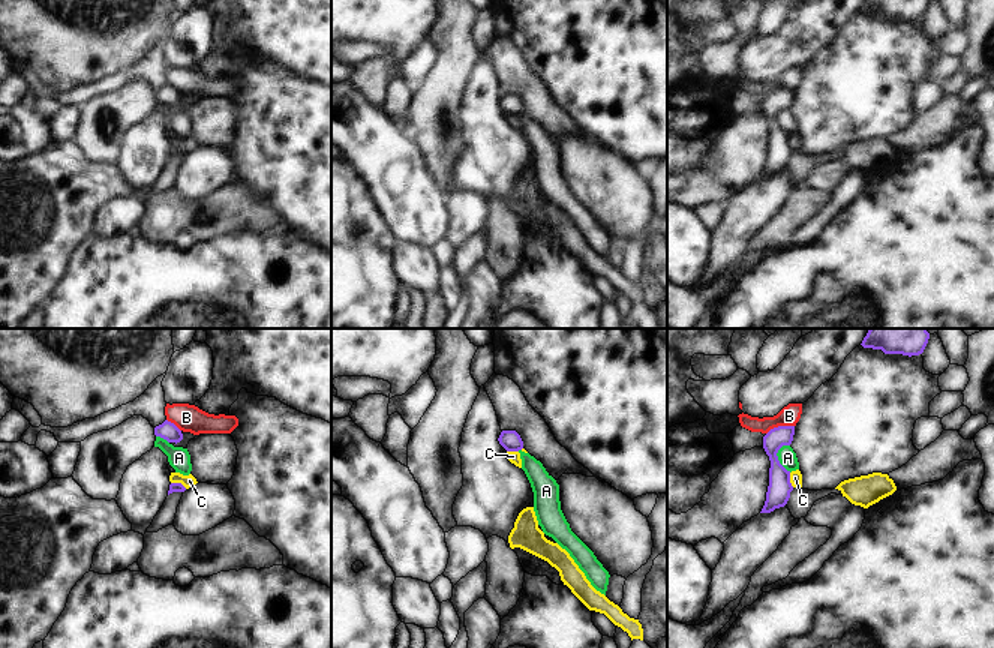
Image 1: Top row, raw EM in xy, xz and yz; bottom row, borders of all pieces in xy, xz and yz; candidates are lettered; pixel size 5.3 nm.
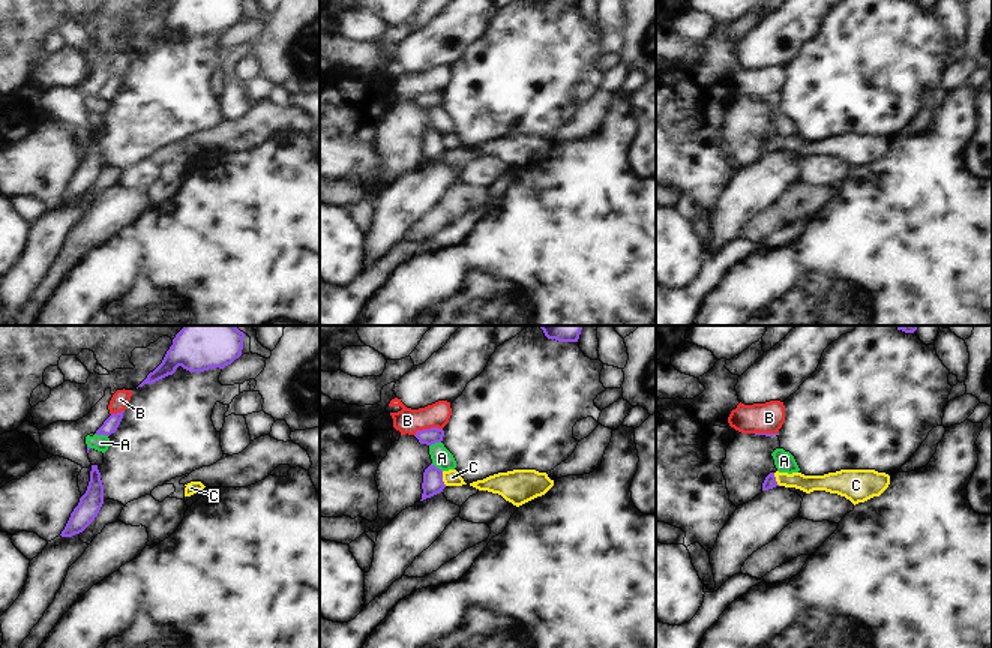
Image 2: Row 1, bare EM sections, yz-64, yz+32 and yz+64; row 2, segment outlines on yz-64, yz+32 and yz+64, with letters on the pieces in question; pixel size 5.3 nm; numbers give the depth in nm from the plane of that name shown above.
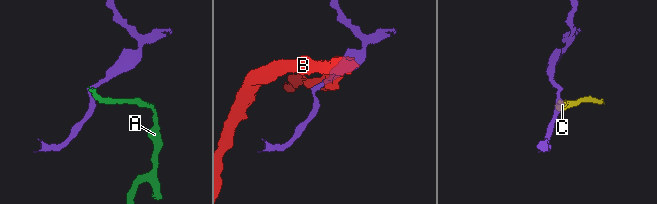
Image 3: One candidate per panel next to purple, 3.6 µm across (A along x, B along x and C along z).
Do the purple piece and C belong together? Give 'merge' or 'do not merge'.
do not merge

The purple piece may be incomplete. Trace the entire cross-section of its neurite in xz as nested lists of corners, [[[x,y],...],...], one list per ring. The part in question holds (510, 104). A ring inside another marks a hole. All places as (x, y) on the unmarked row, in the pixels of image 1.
[[[502,94],[498,105],[507,116],[519,116],[523,112],[523,105],[516,94]]]

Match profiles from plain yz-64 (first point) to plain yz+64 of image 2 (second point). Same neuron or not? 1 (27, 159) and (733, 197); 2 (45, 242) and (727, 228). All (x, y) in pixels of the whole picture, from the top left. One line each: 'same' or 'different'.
1: different
2: same

